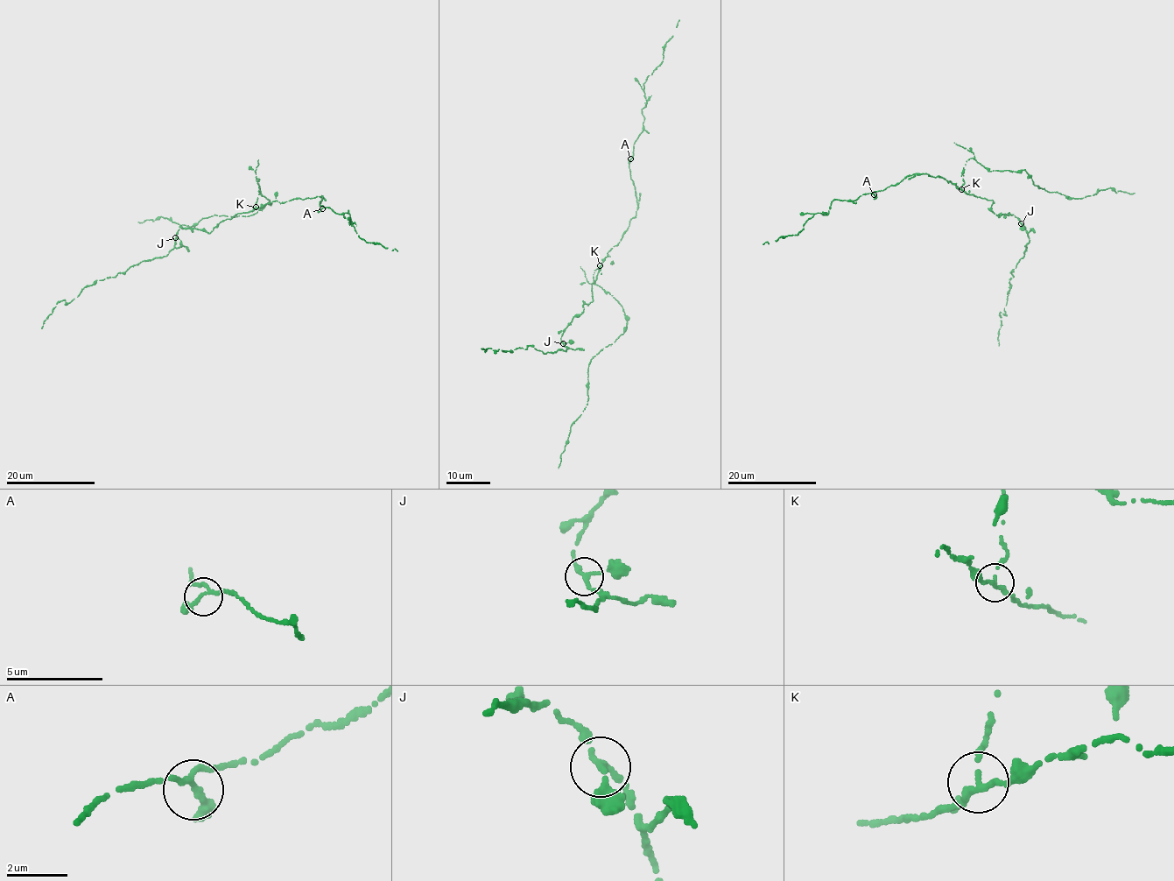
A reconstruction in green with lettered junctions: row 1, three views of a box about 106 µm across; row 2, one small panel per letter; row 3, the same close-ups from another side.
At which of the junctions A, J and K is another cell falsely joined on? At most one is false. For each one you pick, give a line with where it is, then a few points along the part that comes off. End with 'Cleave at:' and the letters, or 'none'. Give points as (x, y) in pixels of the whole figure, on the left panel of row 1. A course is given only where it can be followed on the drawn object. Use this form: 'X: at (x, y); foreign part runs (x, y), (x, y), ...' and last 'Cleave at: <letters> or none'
K: at (256, 207); foreign part runs (256, 207), (258, 179), (262, 196), (270, 200), (255, 214), (216, 214), (189, 227), (161, 216), (138, 222)
Cleave at: K

